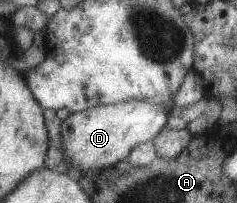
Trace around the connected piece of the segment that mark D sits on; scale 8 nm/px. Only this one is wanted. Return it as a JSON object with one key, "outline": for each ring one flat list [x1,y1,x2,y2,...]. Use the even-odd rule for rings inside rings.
{"outline":[[131,99,71,113,60,128,63,156,81,174,102,171,127,160,138,144,152,141,167,124,170,110,151,101]]}

